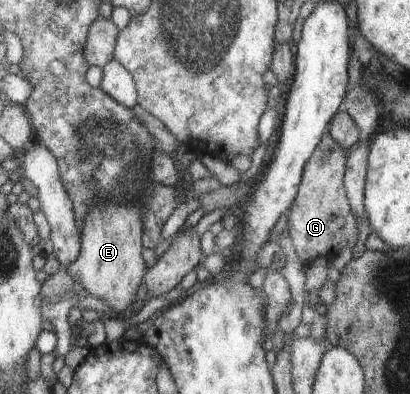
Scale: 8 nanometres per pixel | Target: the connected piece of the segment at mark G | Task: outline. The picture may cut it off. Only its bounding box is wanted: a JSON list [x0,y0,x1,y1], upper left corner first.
[286,130,357,267]

